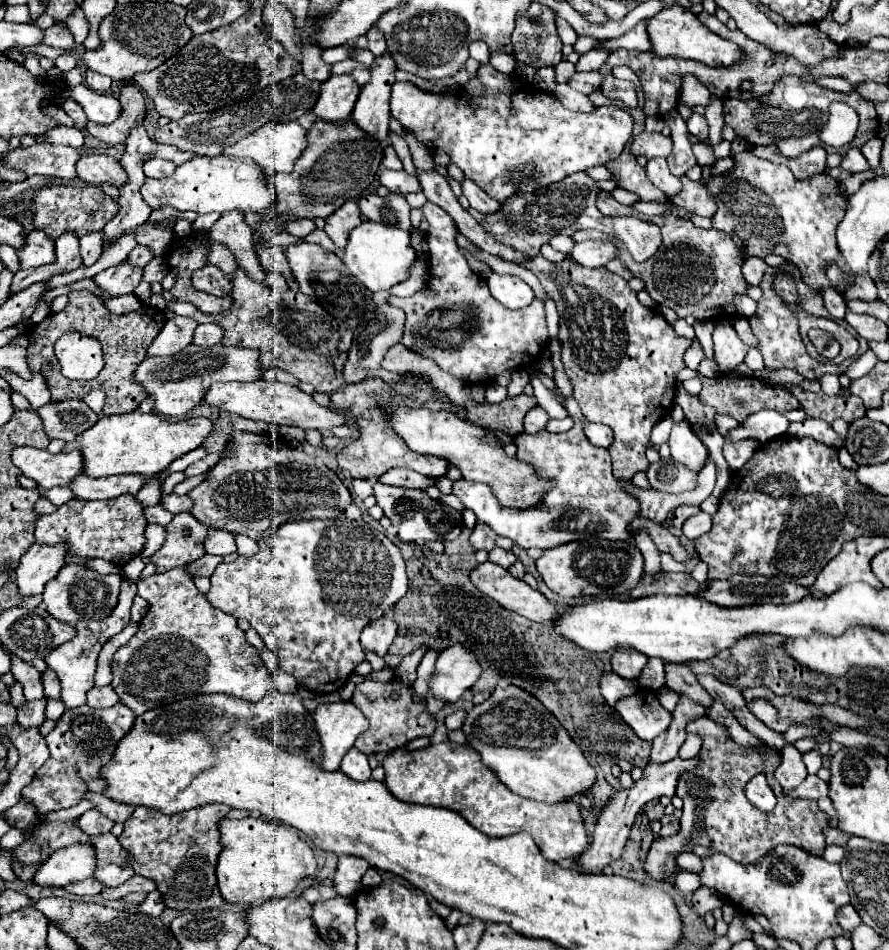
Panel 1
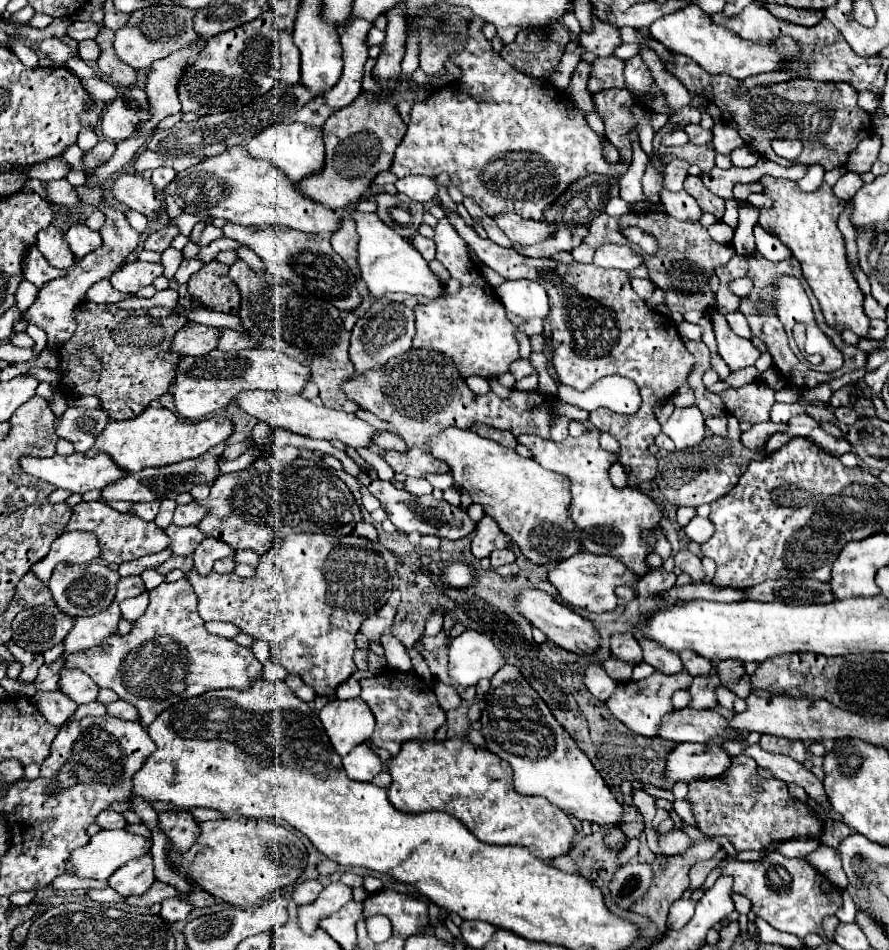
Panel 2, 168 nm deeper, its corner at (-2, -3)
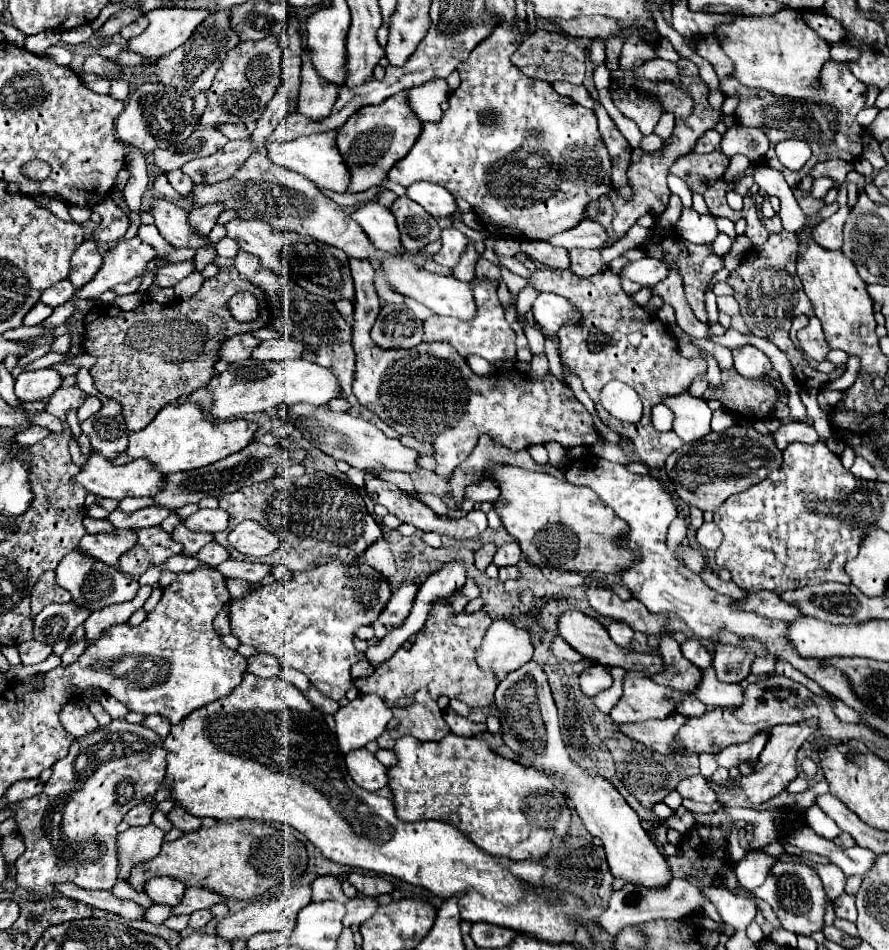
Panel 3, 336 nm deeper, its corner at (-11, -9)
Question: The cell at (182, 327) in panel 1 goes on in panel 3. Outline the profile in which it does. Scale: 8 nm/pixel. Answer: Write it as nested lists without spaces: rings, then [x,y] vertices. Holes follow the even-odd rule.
[[[249,333],[227,337],[219,347],[219,361],[223,363],[235,363],[251,357],[251,351],[259,345],[257,339],[253,339]]]

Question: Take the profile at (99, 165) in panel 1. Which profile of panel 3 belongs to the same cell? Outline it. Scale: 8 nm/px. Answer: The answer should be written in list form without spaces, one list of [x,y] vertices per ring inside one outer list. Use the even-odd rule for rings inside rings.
[[[153,199],[149,213],[155,219],[155,225],[163,239],[167,239],[175,247],[207,247],[209,239],[203,235],[195,235],[187,223],[187,213],[167,199]]]

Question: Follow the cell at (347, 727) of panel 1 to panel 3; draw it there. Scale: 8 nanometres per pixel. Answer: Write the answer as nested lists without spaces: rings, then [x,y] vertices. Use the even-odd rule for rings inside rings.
[[[359,693],[355,701],[349,701],[333,717],[339,747],[343,753],[349,753],[375,741],[387,729],[393,715],[381,697]]]

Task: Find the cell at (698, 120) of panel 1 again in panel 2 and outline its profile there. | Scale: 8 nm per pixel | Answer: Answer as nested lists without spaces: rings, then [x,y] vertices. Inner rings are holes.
[[[688,125],[688,127],[684,127],[684,131],[688,133],[690,143],[694,143],[694,145],[708,145],[708,143],[712,143],[712,131],[702,129],[702,125]]]

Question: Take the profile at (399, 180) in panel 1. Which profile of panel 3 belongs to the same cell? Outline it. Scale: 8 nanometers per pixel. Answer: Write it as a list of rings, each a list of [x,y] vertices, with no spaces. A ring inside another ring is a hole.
[[[419,181],[407,187],[407,197],[419,203],[433,217],[449,217],[457,211],[455,197],[445,187],[439,187],[427,181]]]

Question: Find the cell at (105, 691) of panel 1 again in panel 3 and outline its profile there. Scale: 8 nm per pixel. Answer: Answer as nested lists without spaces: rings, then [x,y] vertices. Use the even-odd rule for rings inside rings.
[[[147,715],[143,721],[141,721],[141,725],[145,725],[145,727],[149,727],[149,729],[153,729],[157,735],[161,735],[161,737],[165,737],[167,733],[169,733],[169,729],[171,729],[171,725],[169,725],[169,721],[167,719],[163,719],[161,715]]]

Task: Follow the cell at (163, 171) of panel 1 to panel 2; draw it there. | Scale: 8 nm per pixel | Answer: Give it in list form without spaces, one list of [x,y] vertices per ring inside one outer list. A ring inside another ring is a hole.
[[[158,167],[154,173],[152,173],[152,185],[162,191],[168,183],[172,183],[176,177],[176,171],[170,169],[170,167]]]

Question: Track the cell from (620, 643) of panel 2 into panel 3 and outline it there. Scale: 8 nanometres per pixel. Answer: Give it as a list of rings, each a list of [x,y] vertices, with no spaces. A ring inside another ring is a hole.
[[[613,621],[609,627],[607,627],[607,631],[609,631],[609,635],[611,635],[611,639],[617,643],[617,645],[621,645],[621,647],[631,647],[631,641],[633,641],[633,629],[627,625],[627,623],[623,623],[623,621]]]

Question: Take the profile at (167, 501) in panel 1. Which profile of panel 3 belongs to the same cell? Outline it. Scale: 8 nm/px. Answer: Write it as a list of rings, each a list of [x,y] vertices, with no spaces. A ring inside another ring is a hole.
[[[199,509],[197,513],[185,519],[185,527],[191,531],[217,533],[227,529],[227,521],[229,521],[229,515],[223,509]]]

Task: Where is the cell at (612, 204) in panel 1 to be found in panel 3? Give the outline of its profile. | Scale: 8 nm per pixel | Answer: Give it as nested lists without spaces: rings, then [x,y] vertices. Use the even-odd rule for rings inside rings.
[[[651,235],[647,237],[647,241],[641,245],[641,251],[647,257],[655,257],[661,259],[667,269],[677,269],[679,275],[683,277],[683,287],[685,287],[685,297],[695,313],[695,317],[703,323],[707,323],[707,311],[705,311],[705,287],[709,285],[711,277],[723,269],[723,257],[713,253],[711,245],[693,245],[687,243],[685,239],[669,239],[669,237],[659,237],[659,235]]]

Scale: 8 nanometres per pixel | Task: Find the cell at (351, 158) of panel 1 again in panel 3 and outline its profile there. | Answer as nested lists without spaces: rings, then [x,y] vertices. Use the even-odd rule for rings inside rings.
[[[397,93],[387,97],[379,105],[367,105],[357,111],[341,129],[337,129],[337,147],[351,173],[351,183],[347,193],[367,191],[369,187],[381,185],[387,179],[389,169],[411,151],[415,139],[421,133],[419,117],[409,109],[407,95]]]

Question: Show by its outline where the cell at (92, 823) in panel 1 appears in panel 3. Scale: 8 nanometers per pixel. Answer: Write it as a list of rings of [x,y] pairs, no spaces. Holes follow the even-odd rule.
[[[141,803],[139,807],[133,807],[127,813],[127,817],[123,817],[123,821],[129,825],[147,825],[151,821],[151,813],[153,813],[153,803]]]

